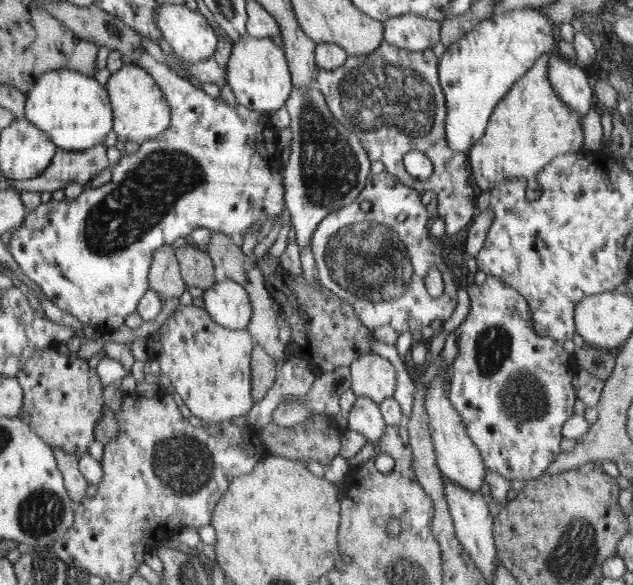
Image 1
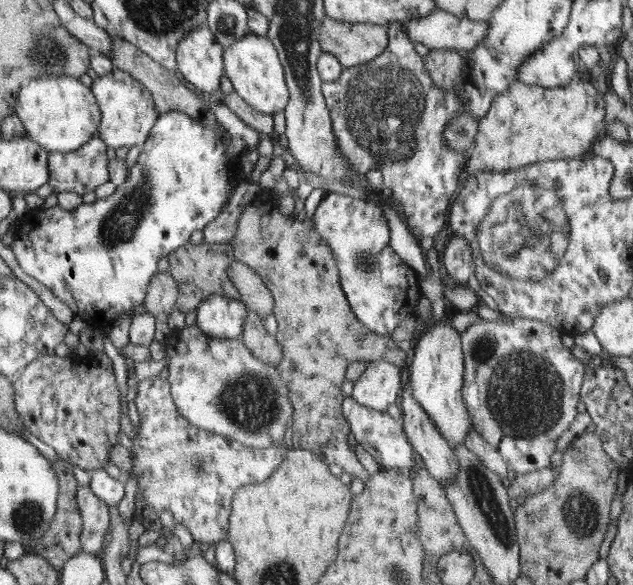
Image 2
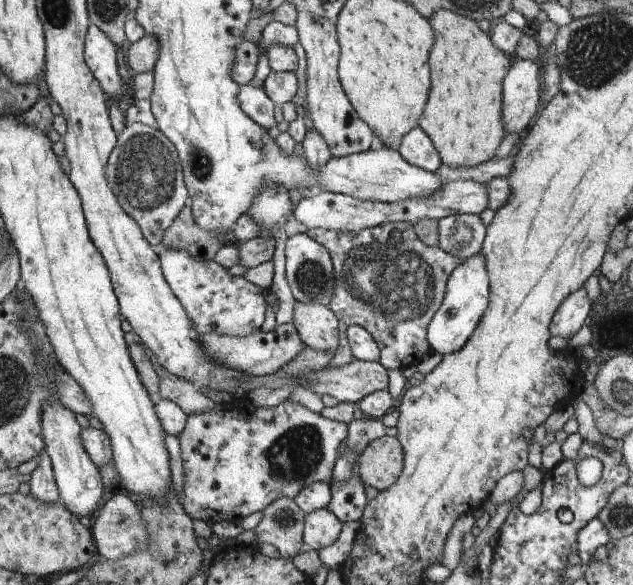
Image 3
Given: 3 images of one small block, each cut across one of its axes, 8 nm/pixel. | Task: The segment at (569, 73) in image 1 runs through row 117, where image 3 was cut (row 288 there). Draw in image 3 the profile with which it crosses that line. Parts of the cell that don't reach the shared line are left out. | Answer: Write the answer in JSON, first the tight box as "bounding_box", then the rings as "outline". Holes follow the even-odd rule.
{"bounding_box":[551,287,593,339],"outline":[[[584,287],[566,296],[551,320],[551,336],[571,339],[584,323],[588,323],[593,307]]]}

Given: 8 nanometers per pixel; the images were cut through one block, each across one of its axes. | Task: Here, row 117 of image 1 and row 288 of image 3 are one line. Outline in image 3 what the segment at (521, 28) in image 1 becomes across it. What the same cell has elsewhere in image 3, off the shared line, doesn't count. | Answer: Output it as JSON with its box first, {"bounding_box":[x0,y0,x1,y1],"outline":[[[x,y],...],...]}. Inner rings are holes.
{"bounding_box":[427,253,491,355],"outline":[[[478,253],[463,261],[450,276],[450,281],[447,283],[447,296],[444,296],[443,304],[436,311],[427,328],[428,344],[432,345],[432,350],[443,355],[451,355],[466,346],[479,326],[484,312],[487,312],[490,296],[491,277],[488,276],[487,261],[482,254]]]}

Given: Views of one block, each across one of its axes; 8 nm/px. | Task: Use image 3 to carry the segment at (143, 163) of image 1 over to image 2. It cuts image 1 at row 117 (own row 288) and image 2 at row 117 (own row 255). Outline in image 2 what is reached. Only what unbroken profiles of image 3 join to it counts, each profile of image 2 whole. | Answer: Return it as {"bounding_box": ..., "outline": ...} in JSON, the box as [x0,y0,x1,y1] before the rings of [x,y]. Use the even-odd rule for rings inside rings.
{"bounding_box":[10,112,246,325],"outline":[[[164,112],[159,115],[159,120],[156,121],[155,128],[151,130],[151,136],[141,146],[141,152],[133,167],[128,169],[129,174],[126,182],[120,184],[116,191],[106,199],[96,200],[93,204],[82,204],[75,210],[66,211],[59,205],[54,208],[36,208],[30,209],[28,213],[20,221],[22,230],[14,232],[15,242],[10,246],[20,268],[24,270],[28,276],[36,278],[40,284],[44,284],[49,288],[54,296],[57,296],[68,308],[72,309],[74,316],[80,317],[88,324],[103,324],[108,325],[110,321],[123,314],[134,314],[134,309],[139,304],[142,304],[147,298],[148,286],[151,284],[152,277],[156,274],[156,266],[158,260],[162,256],[172,253],[179,249],[180,246],[187,245],[194,230],[203,230],[206,225],[211,224],[218,219],[224,211],[224,205],[227,201],[228,193],[234,191],[236,187],[234,182],[228,182],[228,173],[234,175],[239,173],[240,182],[246,182],[245,176],[242,173],[240,156],[227,156],[226,135],[220,134],[220,130],[210,130],[208,126],[204,126],[204,122],[198,122],[194,118],[190,118],[184,112]]]}

